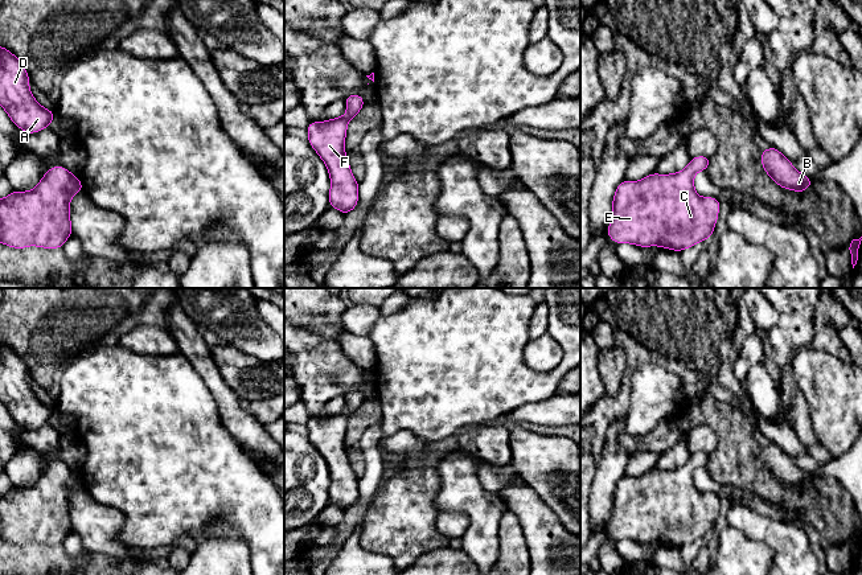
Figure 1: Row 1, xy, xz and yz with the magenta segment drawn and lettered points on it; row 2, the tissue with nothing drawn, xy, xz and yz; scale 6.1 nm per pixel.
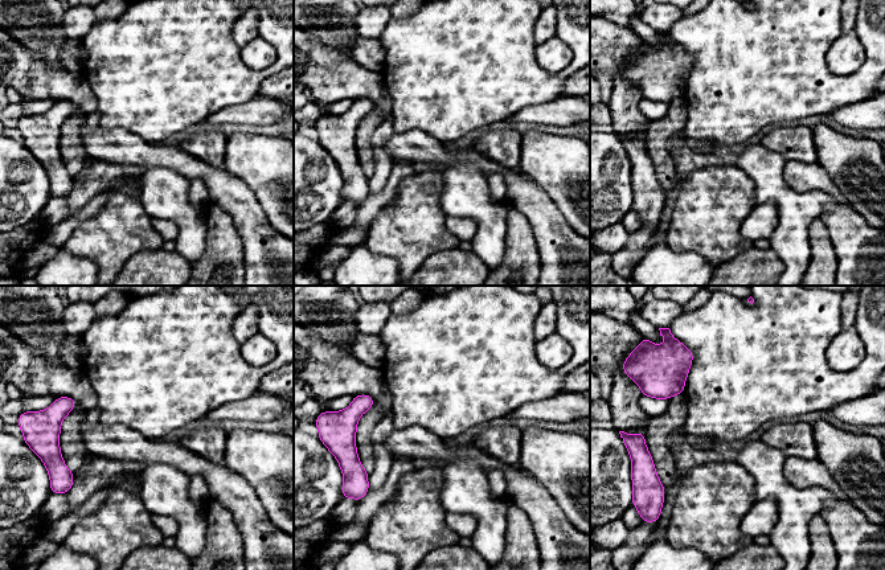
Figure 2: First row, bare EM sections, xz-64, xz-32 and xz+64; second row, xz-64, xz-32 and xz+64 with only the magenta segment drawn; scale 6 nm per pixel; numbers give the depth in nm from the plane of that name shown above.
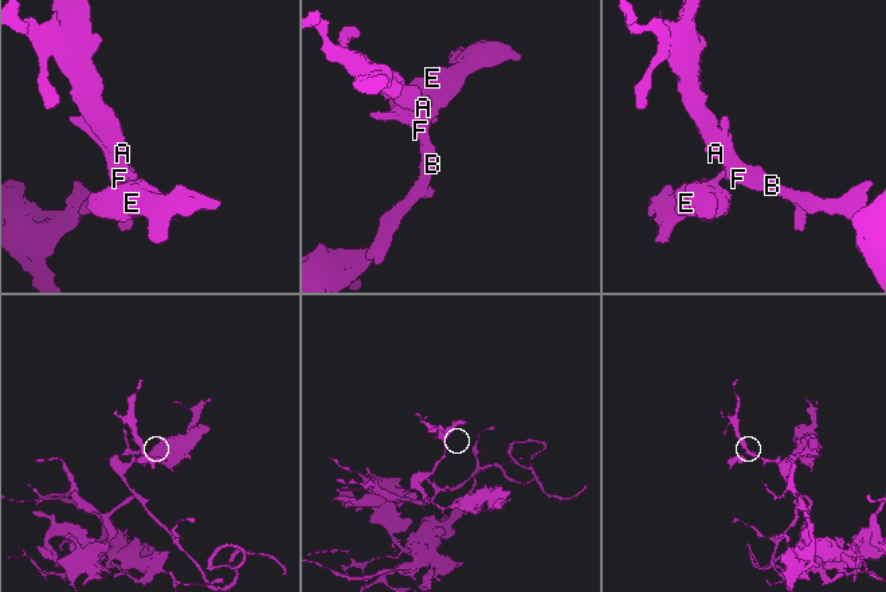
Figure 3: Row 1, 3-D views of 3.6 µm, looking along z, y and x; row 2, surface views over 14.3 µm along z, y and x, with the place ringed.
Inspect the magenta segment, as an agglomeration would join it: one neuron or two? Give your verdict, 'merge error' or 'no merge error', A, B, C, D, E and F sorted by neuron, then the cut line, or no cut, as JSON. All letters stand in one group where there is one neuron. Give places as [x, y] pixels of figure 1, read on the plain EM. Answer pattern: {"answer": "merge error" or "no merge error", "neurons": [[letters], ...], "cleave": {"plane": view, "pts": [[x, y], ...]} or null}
{"answer": "no merge error", "neurons": [["A", "B", "C", "D", "E", "F"]], "cleave": null}

